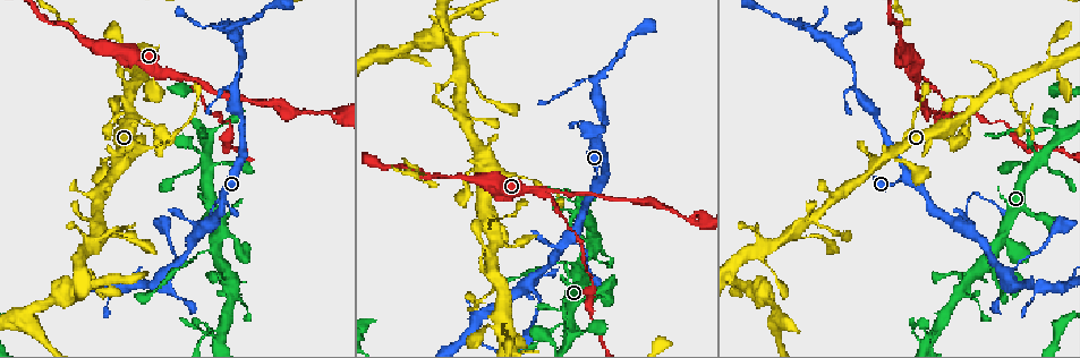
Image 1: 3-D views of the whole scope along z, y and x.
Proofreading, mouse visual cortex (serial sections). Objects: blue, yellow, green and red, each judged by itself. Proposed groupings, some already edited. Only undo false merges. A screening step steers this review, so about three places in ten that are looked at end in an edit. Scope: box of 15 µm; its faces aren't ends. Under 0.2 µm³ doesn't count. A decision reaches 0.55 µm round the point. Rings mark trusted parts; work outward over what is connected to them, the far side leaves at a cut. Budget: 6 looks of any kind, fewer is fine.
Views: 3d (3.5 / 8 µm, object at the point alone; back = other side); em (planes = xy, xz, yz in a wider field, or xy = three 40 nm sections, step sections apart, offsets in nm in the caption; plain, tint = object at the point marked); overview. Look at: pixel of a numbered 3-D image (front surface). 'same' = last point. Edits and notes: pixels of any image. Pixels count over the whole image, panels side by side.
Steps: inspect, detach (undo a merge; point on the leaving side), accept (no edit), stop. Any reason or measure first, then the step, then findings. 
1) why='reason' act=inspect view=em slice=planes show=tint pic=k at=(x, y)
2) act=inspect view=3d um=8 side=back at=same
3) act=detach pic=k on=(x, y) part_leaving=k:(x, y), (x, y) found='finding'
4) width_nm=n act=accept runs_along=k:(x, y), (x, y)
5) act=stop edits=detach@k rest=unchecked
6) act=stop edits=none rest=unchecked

why='three-way junction' act=inspect view=3d um=3.5 pic=1 at=(916, 78)

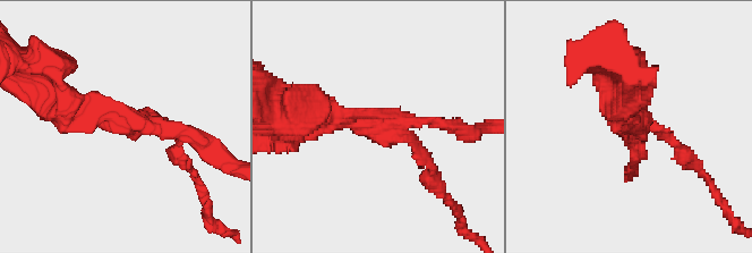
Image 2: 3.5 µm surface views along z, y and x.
arms=3 arm_widths_nm=150,150,400 act=inspect view=em slice=xy step=3 show=tint pic=2 at=(121, 124)

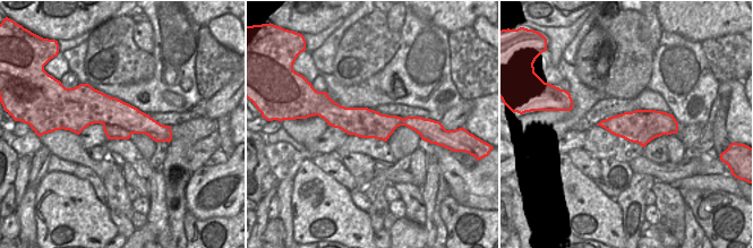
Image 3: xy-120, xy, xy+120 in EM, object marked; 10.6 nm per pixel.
act=detach pic=2 on=(429, 161) border=3:(103, 124), (119, 125), (131, 134) found='a second cell is stuck on'

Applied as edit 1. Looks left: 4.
why='thick turns thin' act=inspect view=3d um=3.5 pic=1 at=(99, 43)

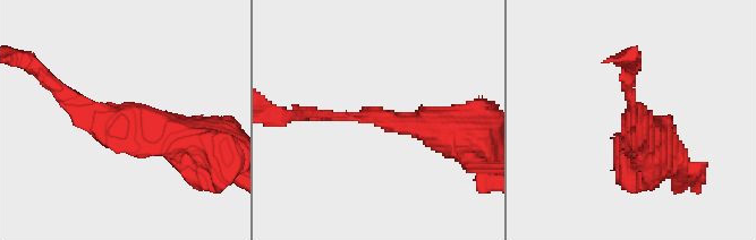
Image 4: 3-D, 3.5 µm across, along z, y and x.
arm_widths_nm=100,450 why='shape alone is not enough' act=inspect view=em slice=xy step=3 show=tint pic=4 at=(132, 120)

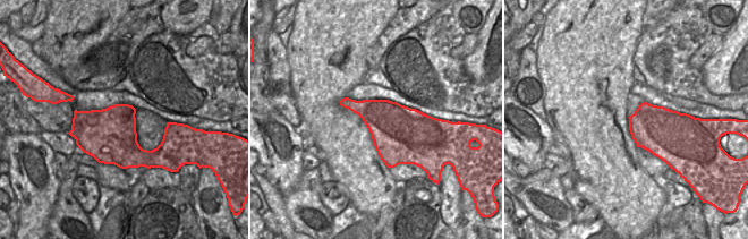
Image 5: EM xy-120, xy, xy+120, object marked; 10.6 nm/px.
act=accept runs_along=4:(195, 152), (66, 96) found='one cell here'

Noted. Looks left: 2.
why='four arms meet' act=inspect view=3d um=3.5 pic=1 at=(512, 333)

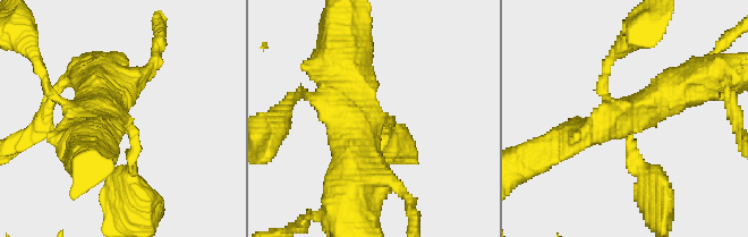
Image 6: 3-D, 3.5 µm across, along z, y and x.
arms=4 arm_widths_nm=150,200,400,500 act=inspect view=em slice=xy step=3 show=tint pic=6 at=(630, 117)

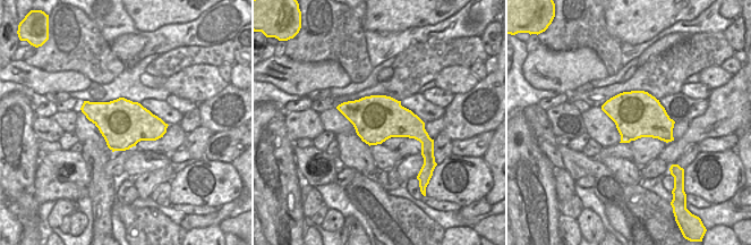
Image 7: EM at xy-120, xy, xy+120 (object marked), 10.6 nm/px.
width_nm=500 act=accept runs_along=6:(566, 137), (606, 127), (687, 89) found='all the same cell'

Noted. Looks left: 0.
act=stop edits=detach@2 rest=unchecked

